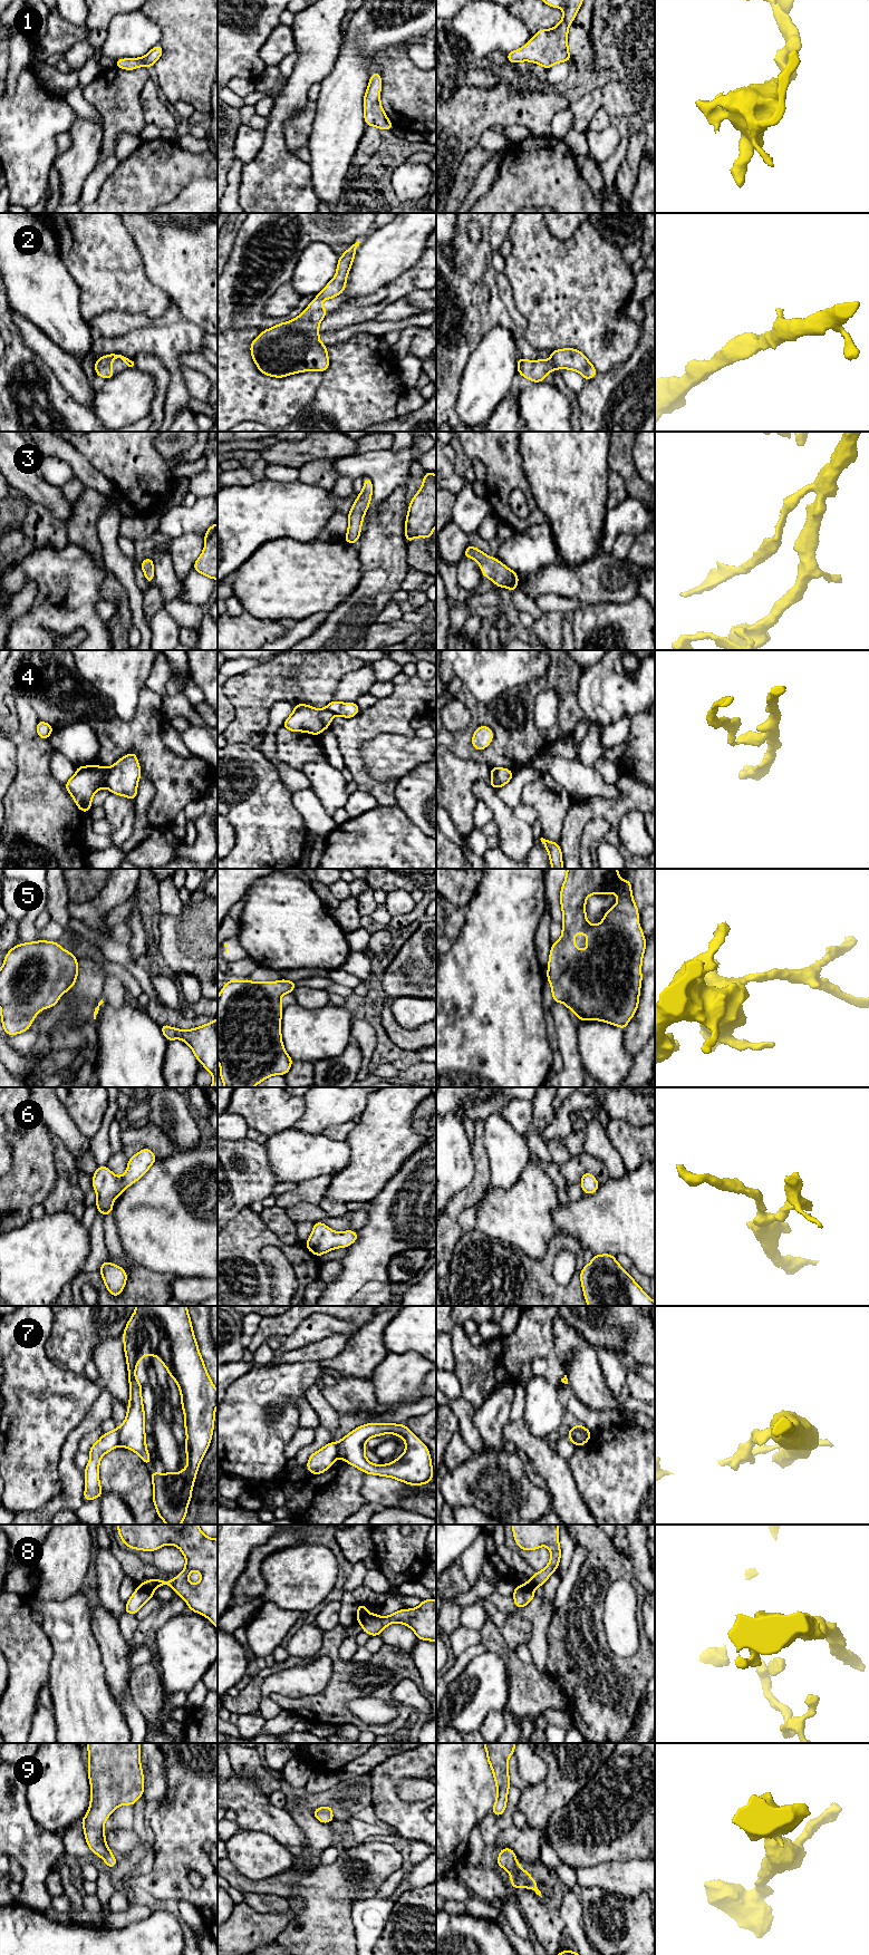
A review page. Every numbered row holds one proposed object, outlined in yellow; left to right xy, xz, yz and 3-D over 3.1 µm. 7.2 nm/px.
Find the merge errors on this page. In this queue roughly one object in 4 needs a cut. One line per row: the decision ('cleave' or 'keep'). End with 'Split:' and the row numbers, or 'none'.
1: keep
2: keep
3: keep
4: cleave
5: keep
6: keep
7: cleave
8: cleave
9: keep
Split: 4, 7, 8

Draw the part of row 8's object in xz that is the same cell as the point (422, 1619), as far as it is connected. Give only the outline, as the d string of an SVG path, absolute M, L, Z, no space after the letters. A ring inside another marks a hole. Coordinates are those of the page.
M423 1599L416 1608L399 1609L386 1617L368 1613L359 1620L363 1632L370 1636L380 1636L382 1630L393 1623L411 1627L417 1639L436 1642L436 1600Z

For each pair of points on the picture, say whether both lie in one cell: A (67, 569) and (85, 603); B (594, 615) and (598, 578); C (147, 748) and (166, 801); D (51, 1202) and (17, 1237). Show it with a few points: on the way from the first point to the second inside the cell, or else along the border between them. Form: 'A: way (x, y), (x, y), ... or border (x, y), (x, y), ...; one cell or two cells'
A: way (68, 578), (68, 584), (76, 594); one cell
B: border (621, 603), (597, 602), (583, 605); two cells
C: way (157, 762), (166, 771), (166, 787); one cell
D: border (46, 1212), (73, 1213); two cells

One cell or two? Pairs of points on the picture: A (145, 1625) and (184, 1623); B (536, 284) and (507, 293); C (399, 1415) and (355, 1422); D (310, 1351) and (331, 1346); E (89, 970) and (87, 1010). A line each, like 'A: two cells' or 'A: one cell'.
A: two cells
B: two cells
C: one cell
D: one cell
E: one cell

